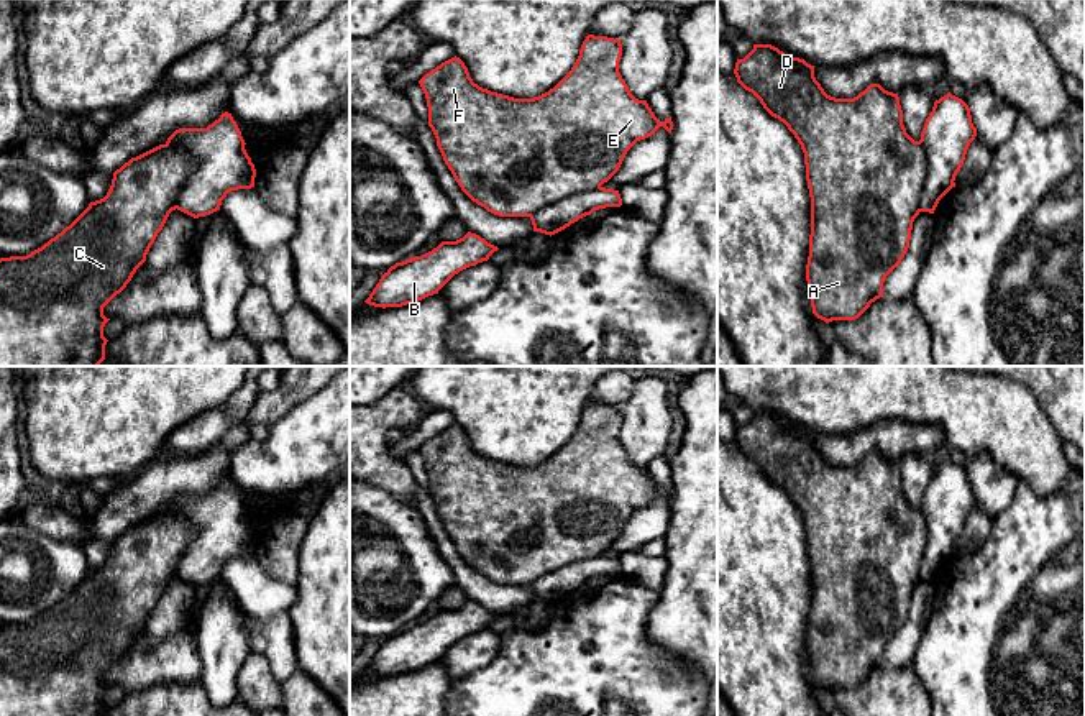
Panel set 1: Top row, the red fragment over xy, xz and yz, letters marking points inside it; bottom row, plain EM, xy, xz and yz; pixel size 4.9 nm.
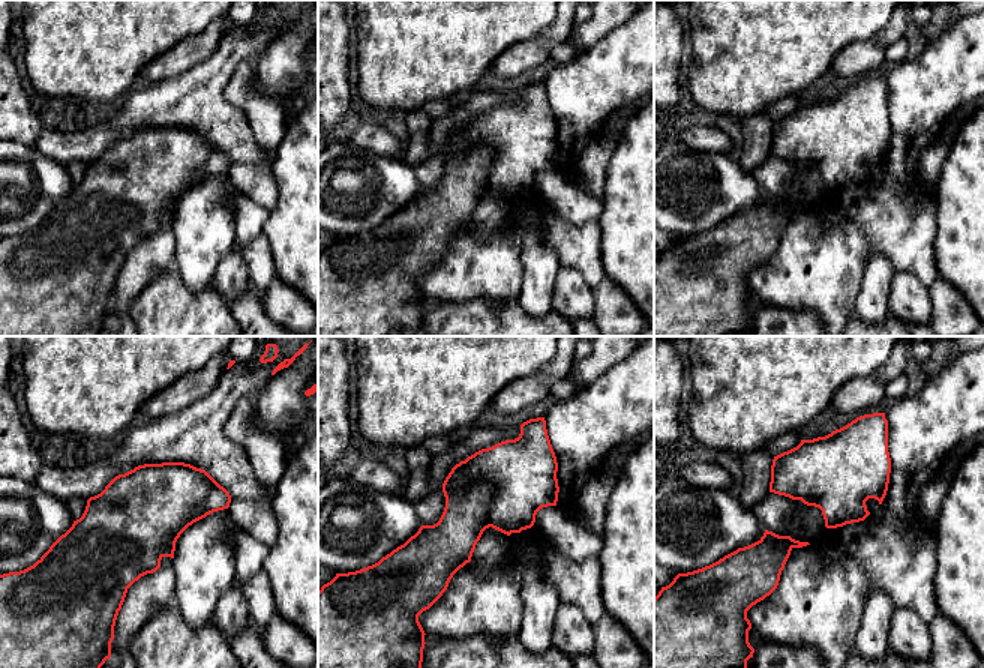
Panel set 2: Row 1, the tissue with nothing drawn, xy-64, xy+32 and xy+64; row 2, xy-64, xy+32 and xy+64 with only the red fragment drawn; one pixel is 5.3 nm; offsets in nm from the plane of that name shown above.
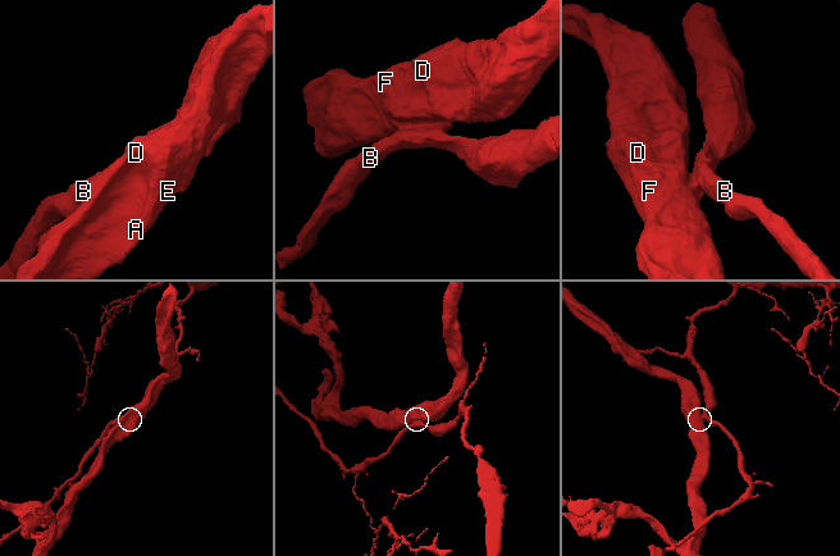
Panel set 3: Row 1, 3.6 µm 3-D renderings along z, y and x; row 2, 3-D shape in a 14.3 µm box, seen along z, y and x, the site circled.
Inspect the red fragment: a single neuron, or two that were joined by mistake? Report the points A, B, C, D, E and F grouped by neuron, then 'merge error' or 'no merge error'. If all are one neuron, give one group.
A C D E F / B; merge error

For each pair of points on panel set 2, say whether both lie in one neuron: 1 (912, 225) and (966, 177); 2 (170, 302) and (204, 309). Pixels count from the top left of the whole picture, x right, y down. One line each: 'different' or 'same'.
1: different
2: same

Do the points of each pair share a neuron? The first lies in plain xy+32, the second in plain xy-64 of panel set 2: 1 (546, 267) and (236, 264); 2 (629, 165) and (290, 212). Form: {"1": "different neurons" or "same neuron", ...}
{"1": "different neurons", "2": "same neuron"}

